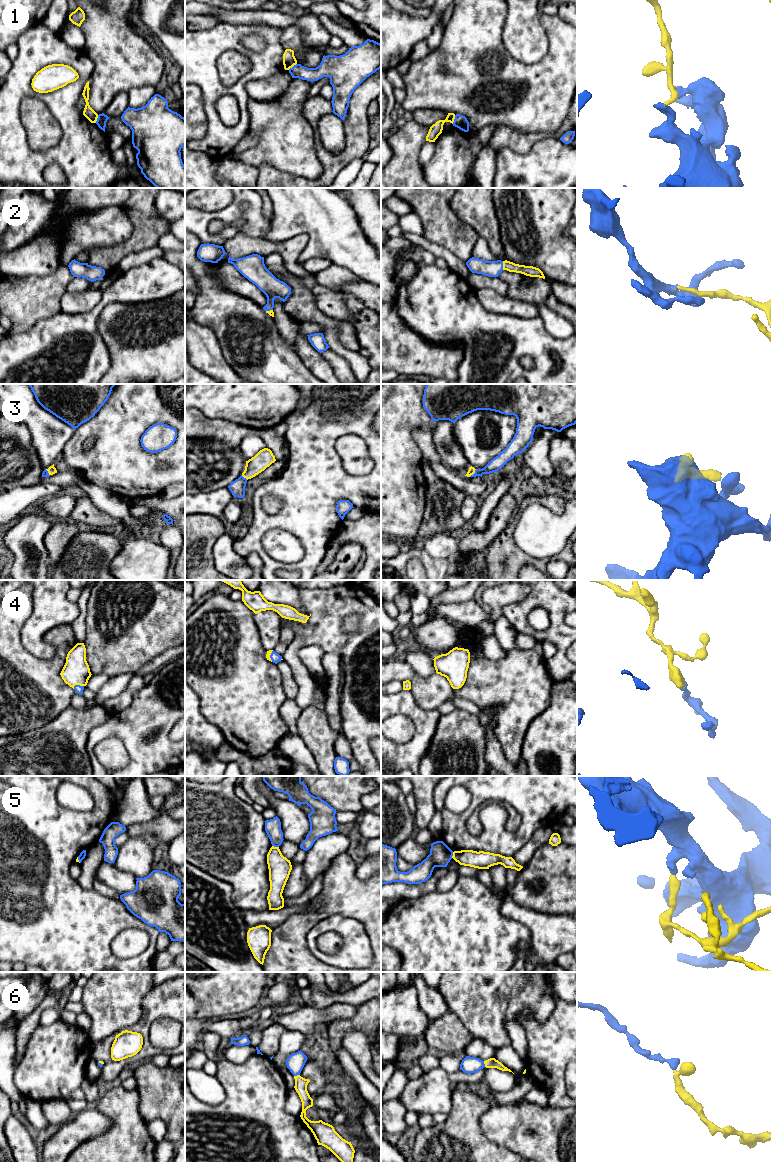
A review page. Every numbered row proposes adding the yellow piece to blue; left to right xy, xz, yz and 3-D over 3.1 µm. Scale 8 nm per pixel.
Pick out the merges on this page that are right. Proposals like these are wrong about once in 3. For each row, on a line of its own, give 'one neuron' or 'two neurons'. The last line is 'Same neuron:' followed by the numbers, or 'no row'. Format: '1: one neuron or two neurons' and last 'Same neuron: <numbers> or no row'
1: two neurons
2: one neuron
3: one neuron
4: one neuron
5: two neurons
6: one neuron
Same neuron: 2, 3, 4, 6

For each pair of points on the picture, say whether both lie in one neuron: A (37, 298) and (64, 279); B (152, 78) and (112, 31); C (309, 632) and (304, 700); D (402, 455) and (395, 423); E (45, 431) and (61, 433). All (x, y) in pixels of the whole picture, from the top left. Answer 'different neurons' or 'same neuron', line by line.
A: same neuron
B: same neuron
C: different neurons
D: same neuron
E: same neuron

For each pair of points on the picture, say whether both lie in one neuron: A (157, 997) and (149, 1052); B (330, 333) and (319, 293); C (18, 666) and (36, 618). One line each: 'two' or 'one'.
A: one
B: two
C: two

